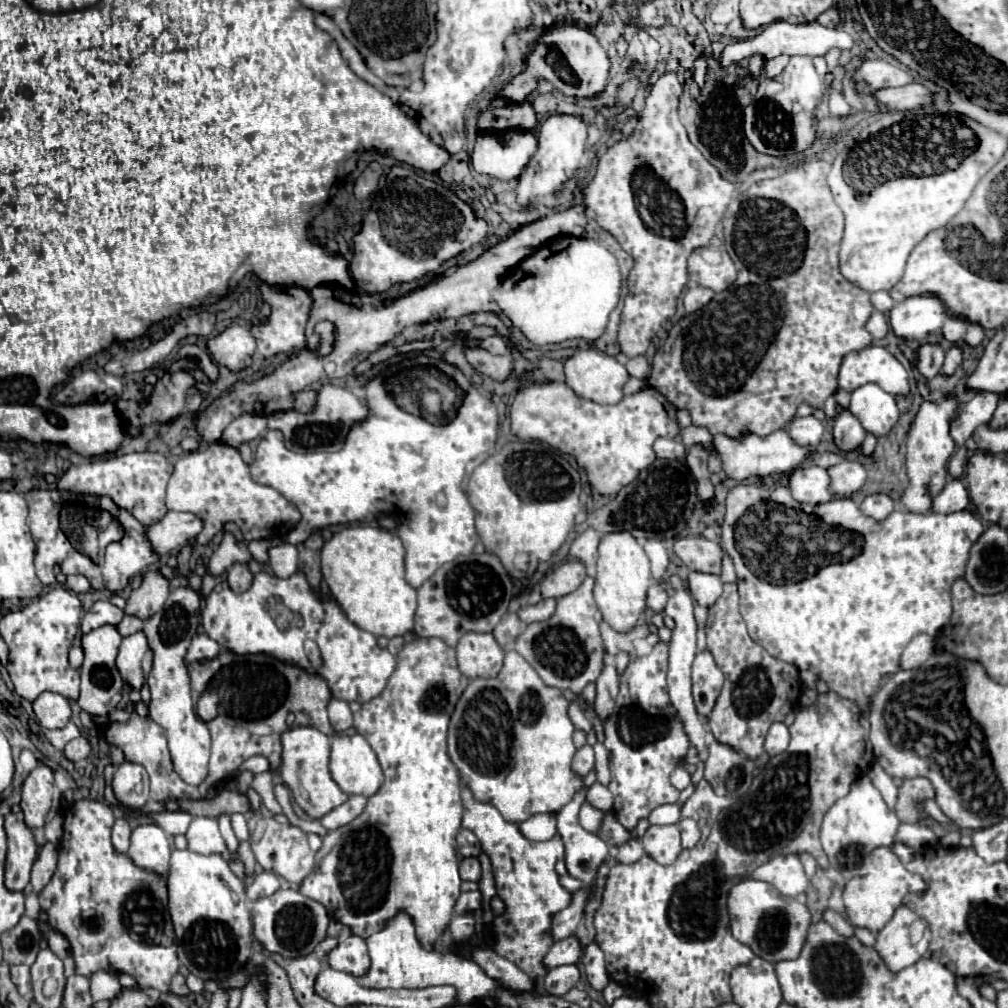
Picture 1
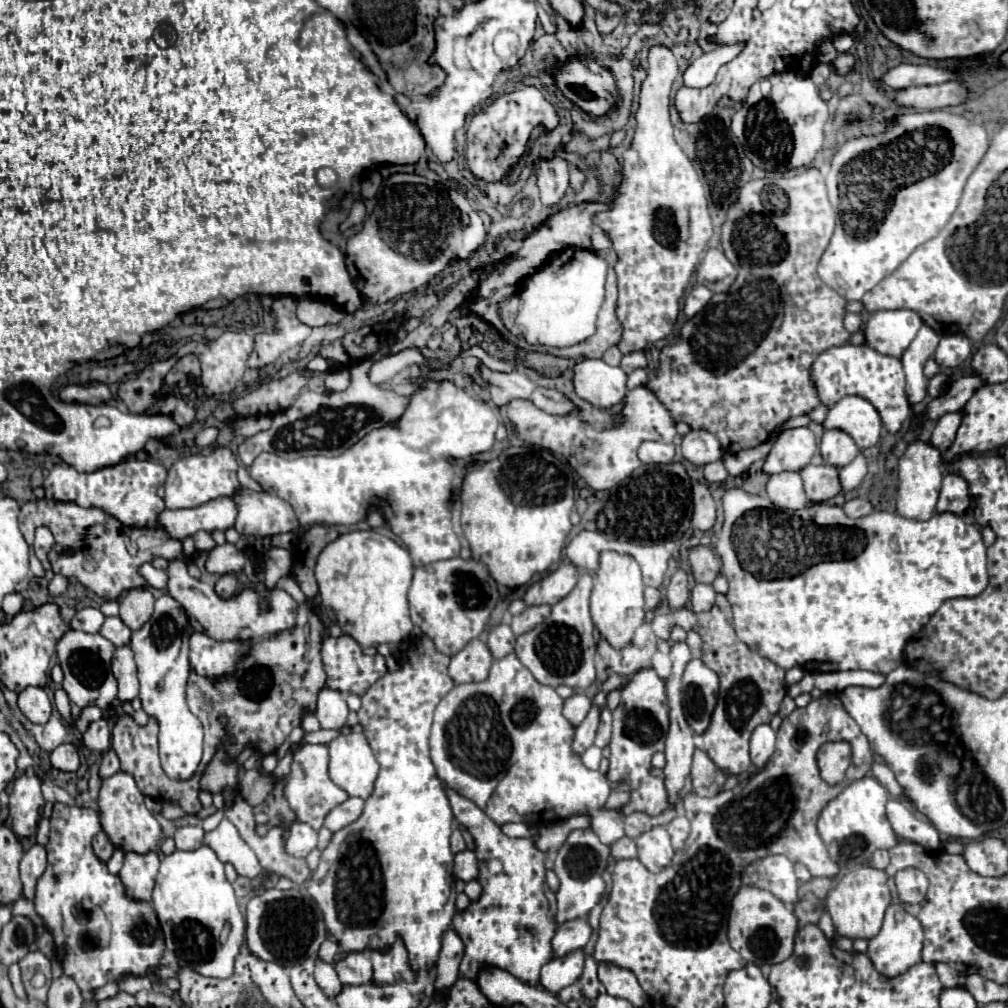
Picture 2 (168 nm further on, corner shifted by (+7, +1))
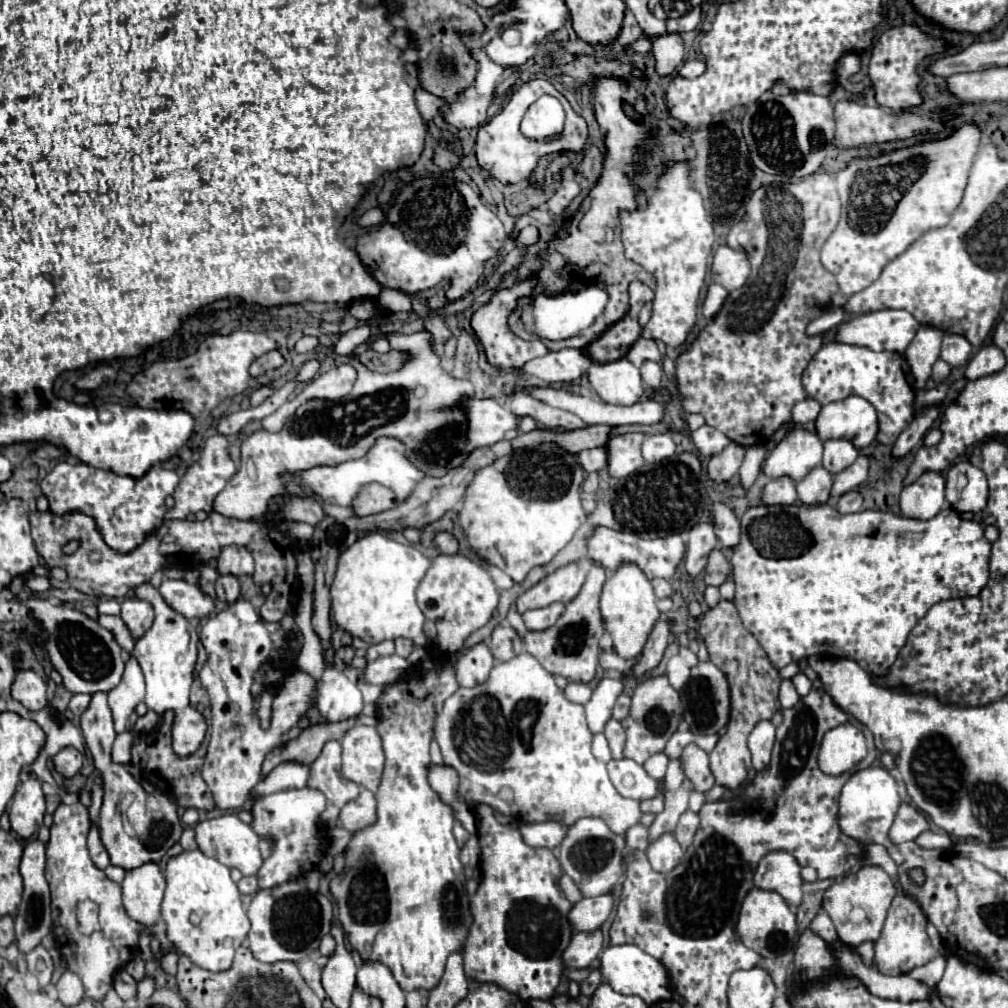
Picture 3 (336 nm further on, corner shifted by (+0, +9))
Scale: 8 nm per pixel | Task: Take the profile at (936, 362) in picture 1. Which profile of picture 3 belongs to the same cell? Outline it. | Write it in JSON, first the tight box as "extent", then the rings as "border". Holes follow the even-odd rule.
{"extent":[931,360,951,384],"border":[[[937,360],[935,366],[933,366],[933,374],[931,374],[931,378],[939,384],[939,382],[945,382],[949,374],[951,374],[951,366],[949,366],[947,362],[943,362],[943,360]]]}

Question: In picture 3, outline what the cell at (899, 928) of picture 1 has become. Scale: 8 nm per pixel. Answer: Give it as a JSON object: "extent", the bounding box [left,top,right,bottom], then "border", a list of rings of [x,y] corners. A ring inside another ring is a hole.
{"extent":[875,896,937,974],"border":[[[895,896],[891,902],[891,908],[887,912],[887,920],[883,926],[883,932],[879,940],[875,942],[875,966],[881,974],[907,974],[917,966],[925,966],[929,960],[935,958],[937,950],[933,948],[927,932],[925,932],[927,918],[921,912],[921,908],[909,900],[907,896]]]}

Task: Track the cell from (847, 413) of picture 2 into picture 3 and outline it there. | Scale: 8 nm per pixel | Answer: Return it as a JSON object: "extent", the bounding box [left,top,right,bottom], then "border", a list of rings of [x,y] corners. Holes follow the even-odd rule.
{"extent":[815,396,877,448],"border":[[[849,396],[839,402],[825,404],[815,420],[819,438],[851,438],[855,448],[869,446],[877,436],[877,412],[861,396]]]}

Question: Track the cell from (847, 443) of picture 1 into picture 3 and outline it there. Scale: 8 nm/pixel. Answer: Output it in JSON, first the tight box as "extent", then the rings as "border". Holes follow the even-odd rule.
{"extent":[823,440,859,474],"border":[[[827,440],[823,452],[823,468],[831,470],[831,474],[837,474],[851,466],[857,456],[859,450],[849,440]]]}

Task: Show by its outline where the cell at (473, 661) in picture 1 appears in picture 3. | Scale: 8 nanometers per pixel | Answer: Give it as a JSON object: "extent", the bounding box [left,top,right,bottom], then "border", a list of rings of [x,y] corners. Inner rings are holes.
{"extent":[455,642,493,688],"border":[[[485,642],[465,650],[455,662],[455,676],[459,686],[473,688],[477,684],[483,684],[493,668],[493,662],[493,654]]]}

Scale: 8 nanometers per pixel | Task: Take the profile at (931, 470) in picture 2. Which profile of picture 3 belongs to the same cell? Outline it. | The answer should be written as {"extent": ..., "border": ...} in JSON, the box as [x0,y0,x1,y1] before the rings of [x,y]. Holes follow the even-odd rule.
{"extent":[899,472,945,520],"border":[[[925,472],[917,482],[903,488],[899,506],[905,518],[927,520],[939,514],[945,504],[945,480],[937,472]]]}

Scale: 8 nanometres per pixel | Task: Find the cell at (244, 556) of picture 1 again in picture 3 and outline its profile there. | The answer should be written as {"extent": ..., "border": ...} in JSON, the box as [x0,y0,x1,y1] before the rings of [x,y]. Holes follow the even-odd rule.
{"extent":[217,546,253,576],"border":[[[227,546],[221,556],[217,558],[219,574],[231,576],[251,576],[253,574],[253,556],[247,548],[241,546]]]}

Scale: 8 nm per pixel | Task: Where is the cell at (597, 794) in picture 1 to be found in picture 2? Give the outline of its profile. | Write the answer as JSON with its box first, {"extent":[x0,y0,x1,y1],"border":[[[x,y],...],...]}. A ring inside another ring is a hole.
{"extent":[430,654,624,846],"border":[[[508,654],[508,656],[500,658],[500,660],[494,660],[494,664],[490,668],[490,676],[486,680],[482,680],[482,682],[470,682],[470,684],[458,684],[438,704],[436,714],[434,714],[432,734],[430,734],[430,756],[432,756],[432,762],[436,766],[438,778],[446,786],[454,788],[458,794],[464,794],[464,798],[476,802],[476,806],[480,806],[480,810],[484,810],[500,826],[506,824],[506,822],[526,822],[526,824],[532,824],[532,826],[542,826],[542,824],[556,822],[556,818],[568,818],[568,816],[578,814],[578,812],[588,812],[592,816],[592,826],[590,828],[596,832],[596,836],[600,838],[600,842],[604,842],[604,844],[610,846],[612,842],[616,842],[616,840],[620,840],[624,836],[624,816],[620,814],[620,810],[606,810],[604,808],[604,802],[606,802],[606,798],[610,794],[610,784],[608,784],[606,776],[602,772],[588,770],[580,762],[580,756],[576,756],[572,752],[574,728],[562,716],[562,706],[564,706],[564,700],[556,694],[556,690],[550,688],[550,686],[544,686],[544,684],[536,682],[534,676],[530,674],[530,670],[516,658],[516,654]]]}

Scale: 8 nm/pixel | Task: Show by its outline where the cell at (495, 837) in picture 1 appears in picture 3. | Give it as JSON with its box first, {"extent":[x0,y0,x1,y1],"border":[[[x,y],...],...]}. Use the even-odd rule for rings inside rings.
{"extent":[463,804,573,1000],"border":[[[487,804],[475,806],[479,828],[477,838],[481,846],[481,884],[475,896],[471,896],[471,912],[473,912],[473,926],[469,930],[465,948],[463,948],[463,968],[465,976],[471,982],[493,982],[521,1000],[551,1000],[565,970],[565,962],[561,954],[569,946],[573,936],[569,924],[569,910],[571,902],[565,898],[563,890],[559,888],[561,866],[559,860],[553,856],[549,848],[531,848],[521,840],[521,834],[513,826],[499,824],[493,816],[493,808]]]}

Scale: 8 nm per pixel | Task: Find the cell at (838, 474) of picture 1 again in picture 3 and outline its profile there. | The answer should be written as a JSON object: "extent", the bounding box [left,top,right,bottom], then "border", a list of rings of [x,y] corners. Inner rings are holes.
{"extent":[797,466,833,506],"border":[[[817,466],[803,480],[797,482],[799,502],[805,504],[805,506],[825,504],[825,502],[829,502],[831,486],[833,486],[833,474],[827,472],[825,468]]]}

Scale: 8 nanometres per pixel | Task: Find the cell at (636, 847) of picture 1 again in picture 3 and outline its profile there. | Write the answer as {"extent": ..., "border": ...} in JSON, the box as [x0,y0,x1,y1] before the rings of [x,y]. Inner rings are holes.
{"extent":[625,824,649,850],"border":[[[635,824],[627,830],[625,840],[631,850],[645,850],[649,846],[649,828],[643,824]]]}

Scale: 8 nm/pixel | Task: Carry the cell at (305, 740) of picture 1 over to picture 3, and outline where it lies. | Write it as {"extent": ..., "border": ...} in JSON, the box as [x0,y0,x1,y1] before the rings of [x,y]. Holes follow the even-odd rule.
{"extent":[309,740,359,828],"border":[[[337,740],[327,742],[319,758],[311,764],[309,786],[327,796],[327,808],[321,820],[329,828],[335,828],[341,808],[359,796],[359,786],[341,776],[341,744]]]}

